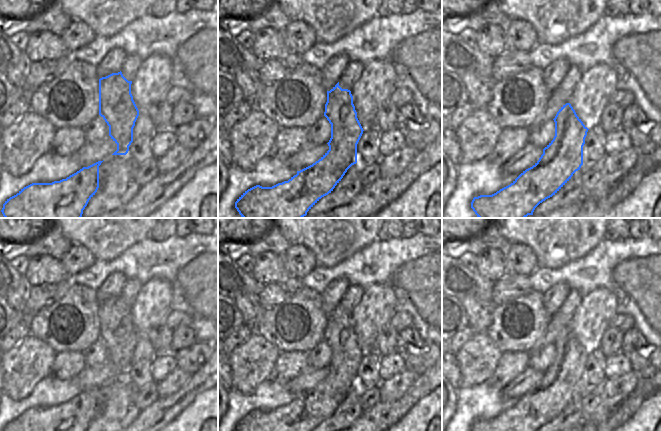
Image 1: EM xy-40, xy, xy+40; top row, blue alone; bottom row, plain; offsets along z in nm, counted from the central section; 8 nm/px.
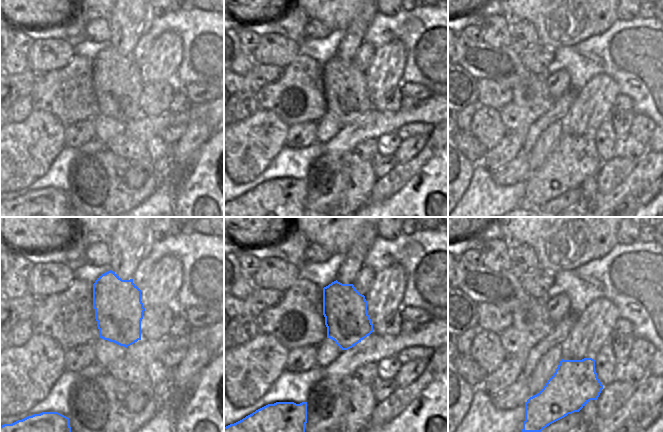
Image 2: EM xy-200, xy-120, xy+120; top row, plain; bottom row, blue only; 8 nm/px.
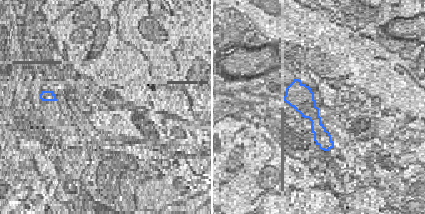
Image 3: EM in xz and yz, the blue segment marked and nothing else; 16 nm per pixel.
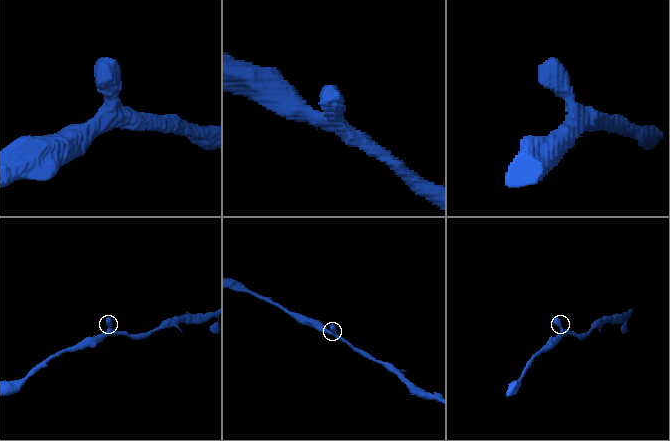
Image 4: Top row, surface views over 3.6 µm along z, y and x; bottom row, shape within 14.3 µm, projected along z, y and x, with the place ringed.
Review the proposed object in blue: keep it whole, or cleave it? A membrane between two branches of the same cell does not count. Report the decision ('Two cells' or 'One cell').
One cell

